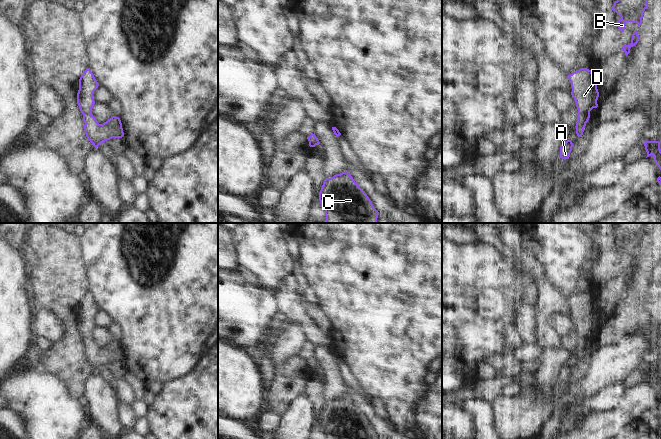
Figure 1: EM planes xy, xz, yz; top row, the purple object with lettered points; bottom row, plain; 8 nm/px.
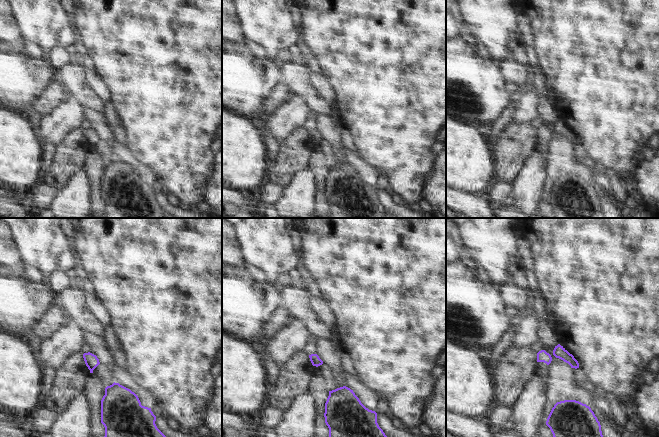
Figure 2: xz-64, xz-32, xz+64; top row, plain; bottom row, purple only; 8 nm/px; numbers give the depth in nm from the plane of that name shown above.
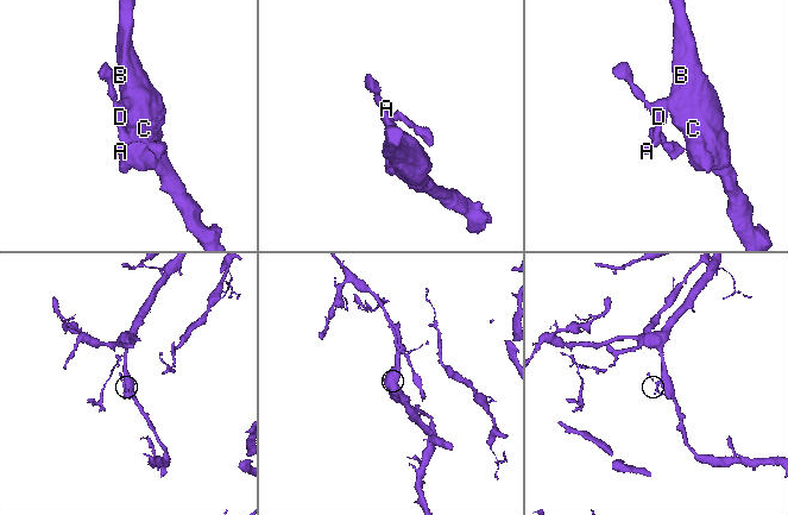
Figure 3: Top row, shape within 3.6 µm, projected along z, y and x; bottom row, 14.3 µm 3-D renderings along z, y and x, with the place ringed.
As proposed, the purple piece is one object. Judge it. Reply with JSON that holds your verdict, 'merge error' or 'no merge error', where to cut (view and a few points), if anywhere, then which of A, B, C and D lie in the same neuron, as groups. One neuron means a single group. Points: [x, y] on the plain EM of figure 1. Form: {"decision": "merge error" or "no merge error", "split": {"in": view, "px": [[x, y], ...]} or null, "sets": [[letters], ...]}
{"decision": "no merge error", "split": null, "sets": [["A", "B", "C", "D"]]}

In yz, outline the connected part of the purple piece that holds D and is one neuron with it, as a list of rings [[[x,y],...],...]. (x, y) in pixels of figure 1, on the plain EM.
[[[581,292],[568,299],[568,303],[572,312],[571,319],[576,326],[578,334],[575,350],[576,358],[578,361],[581,361],[586,347],[590,342],[590,335],[598,331],[597,324],[599,316],[597,307],[599,306],[599,302],[595,301],[591,294]]]

